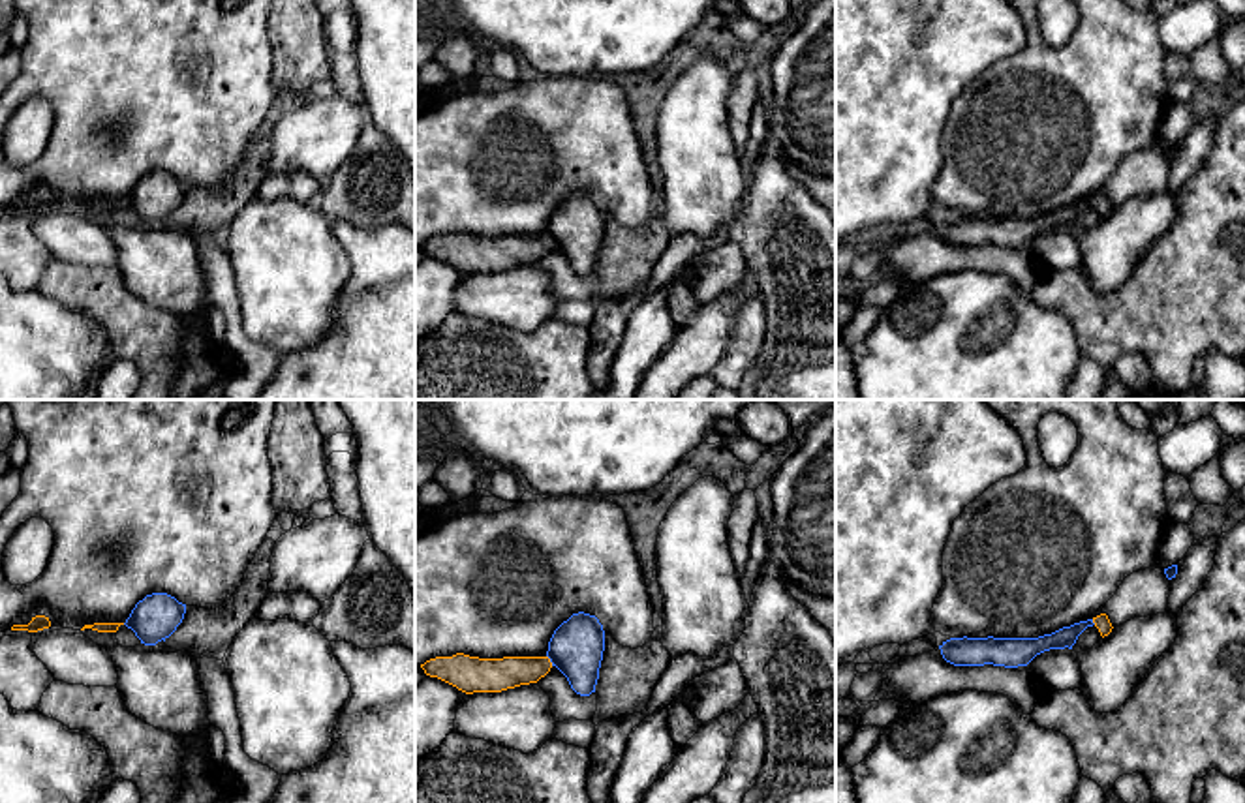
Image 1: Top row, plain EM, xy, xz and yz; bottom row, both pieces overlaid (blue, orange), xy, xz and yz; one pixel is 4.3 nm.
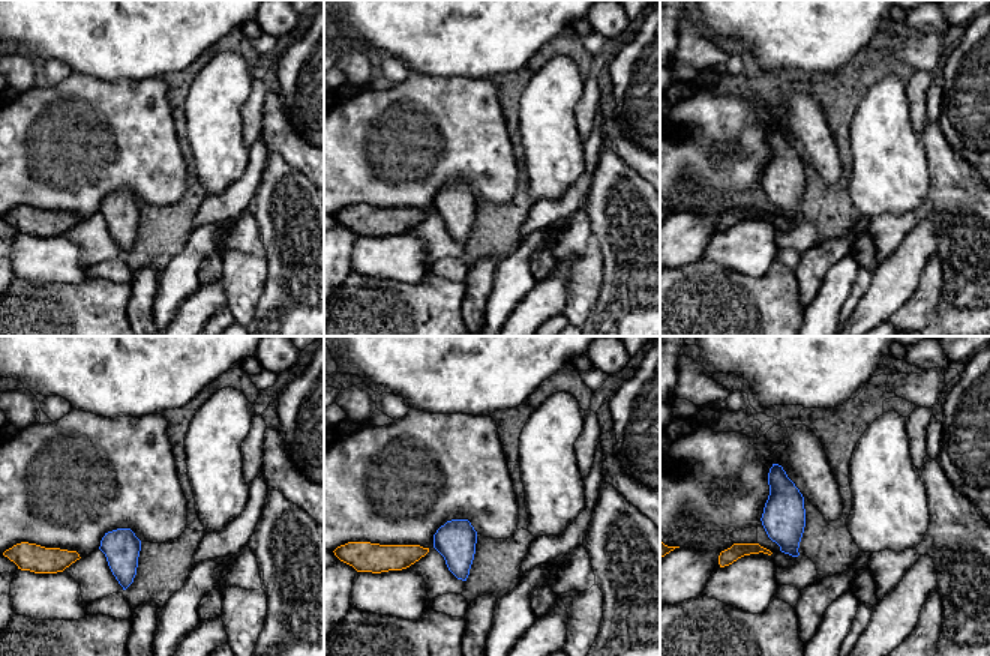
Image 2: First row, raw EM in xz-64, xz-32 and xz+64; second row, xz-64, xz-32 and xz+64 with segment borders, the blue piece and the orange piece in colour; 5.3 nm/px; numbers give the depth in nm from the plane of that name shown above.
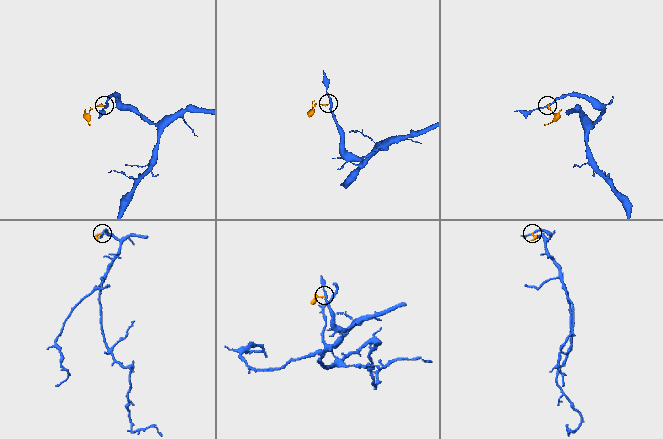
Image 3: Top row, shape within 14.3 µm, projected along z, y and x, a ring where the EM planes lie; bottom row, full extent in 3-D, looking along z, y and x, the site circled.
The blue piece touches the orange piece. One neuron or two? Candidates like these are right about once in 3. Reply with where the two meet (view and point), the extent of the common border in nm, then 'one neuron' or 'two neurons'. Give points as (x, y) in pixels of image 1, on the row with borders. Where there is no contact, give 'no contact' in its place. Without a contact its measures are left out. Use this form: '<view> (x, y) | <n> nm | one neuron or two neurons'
xz (551, 661) | 50 nm | two neurons

